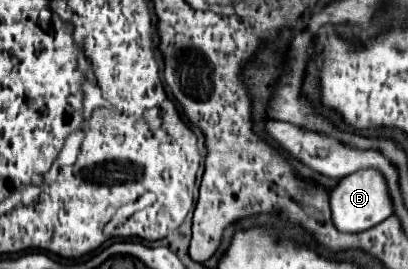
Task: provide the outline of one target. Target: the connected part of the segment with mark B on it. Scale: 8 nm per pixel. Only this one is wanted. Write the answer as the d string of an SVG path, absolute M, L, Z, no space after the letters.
M365 169L359 173L353 173L337 183L337 187L331 189L329 193L329 205L331 205L331 219L333 225L341 233L361 233L365 229L371 229L391 217L391 199L387 195L387 185L381 177L379 171L375 169Z

